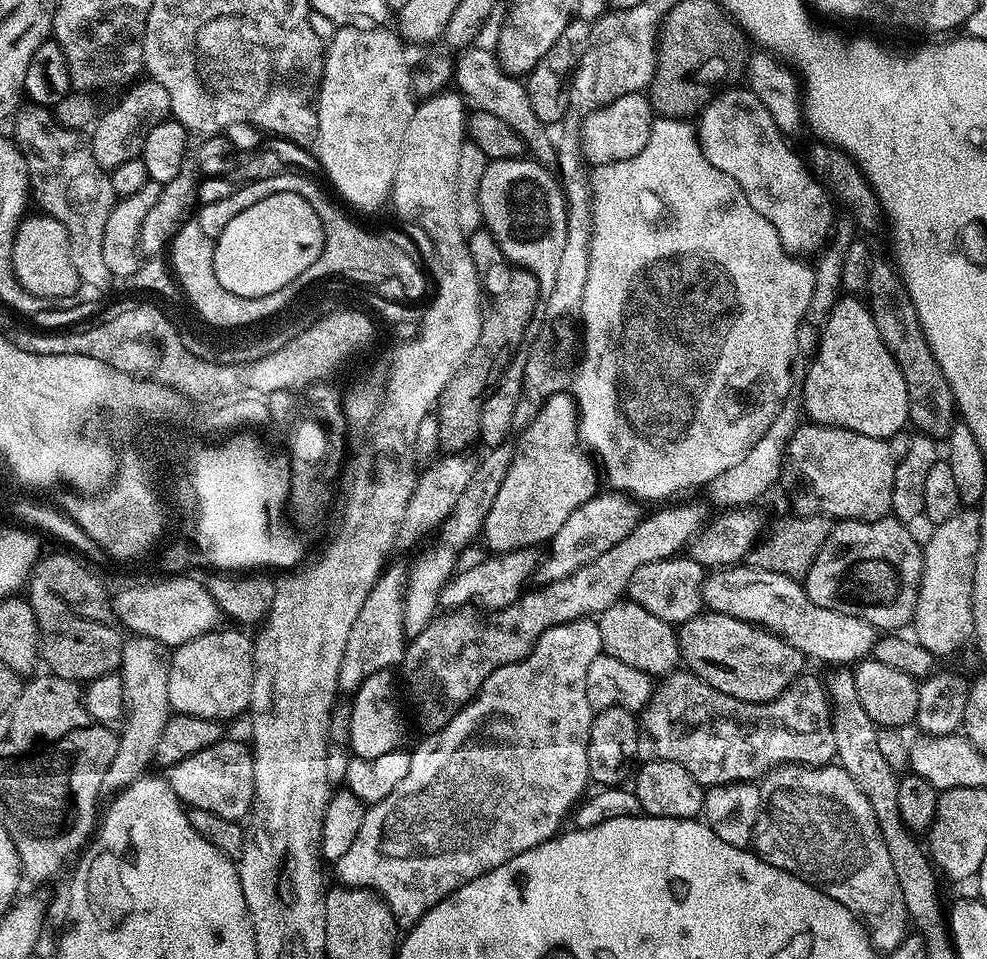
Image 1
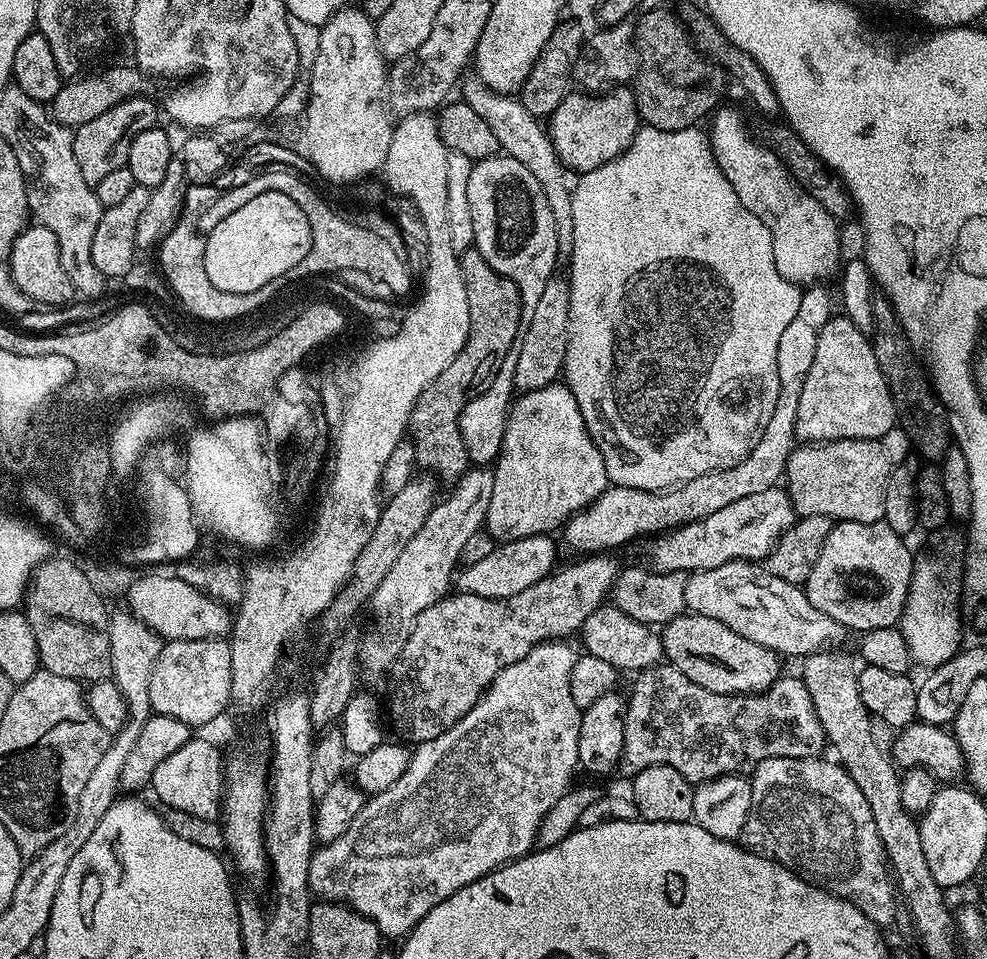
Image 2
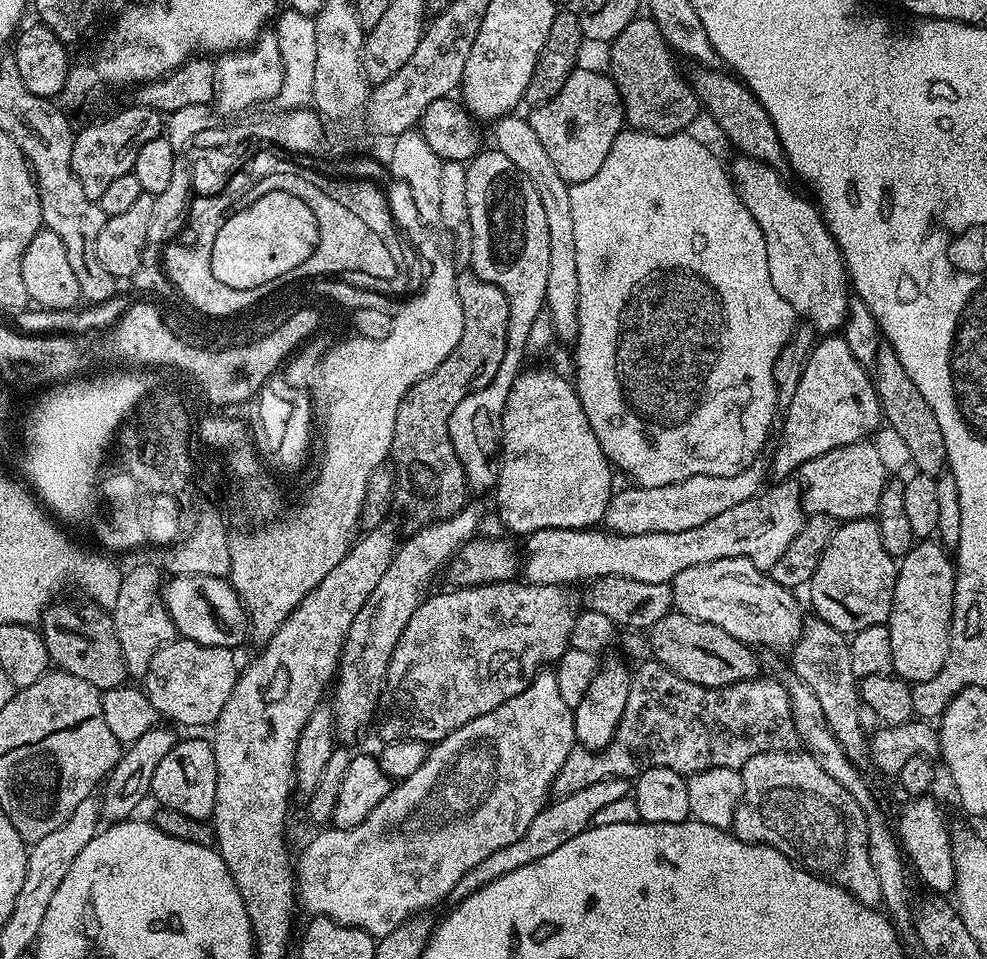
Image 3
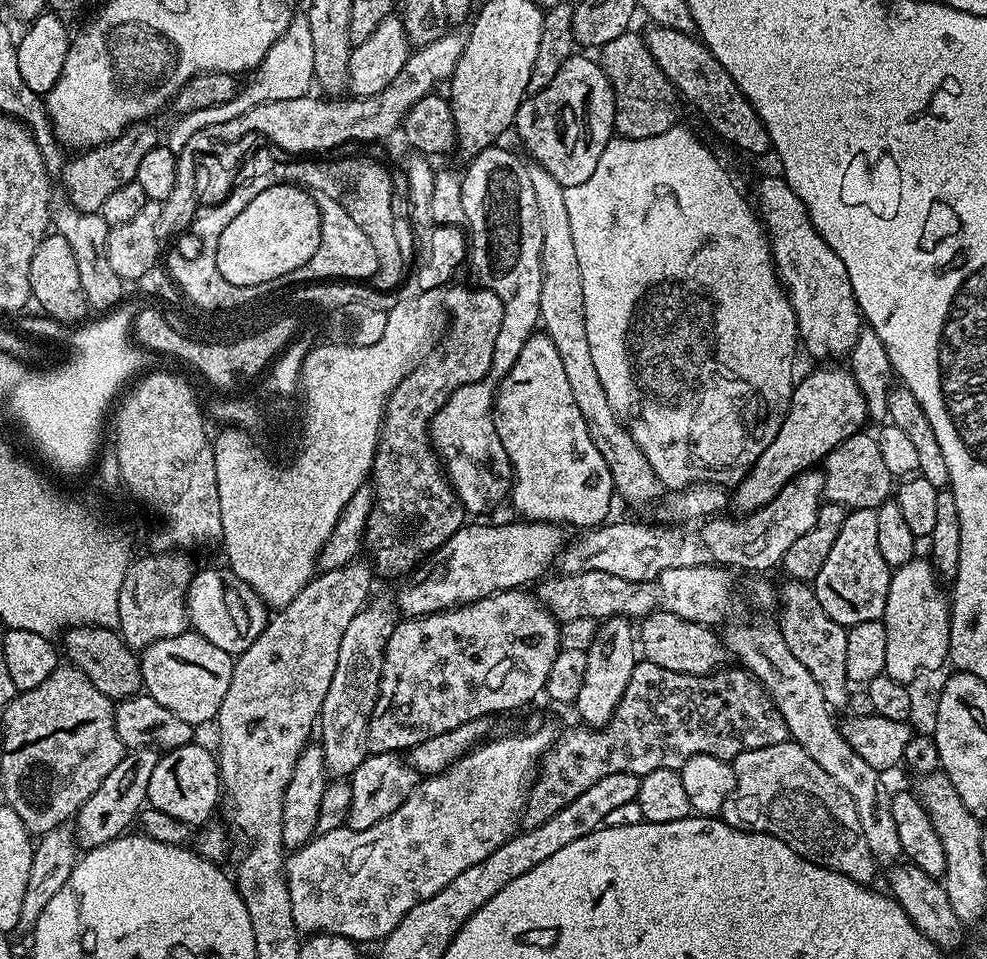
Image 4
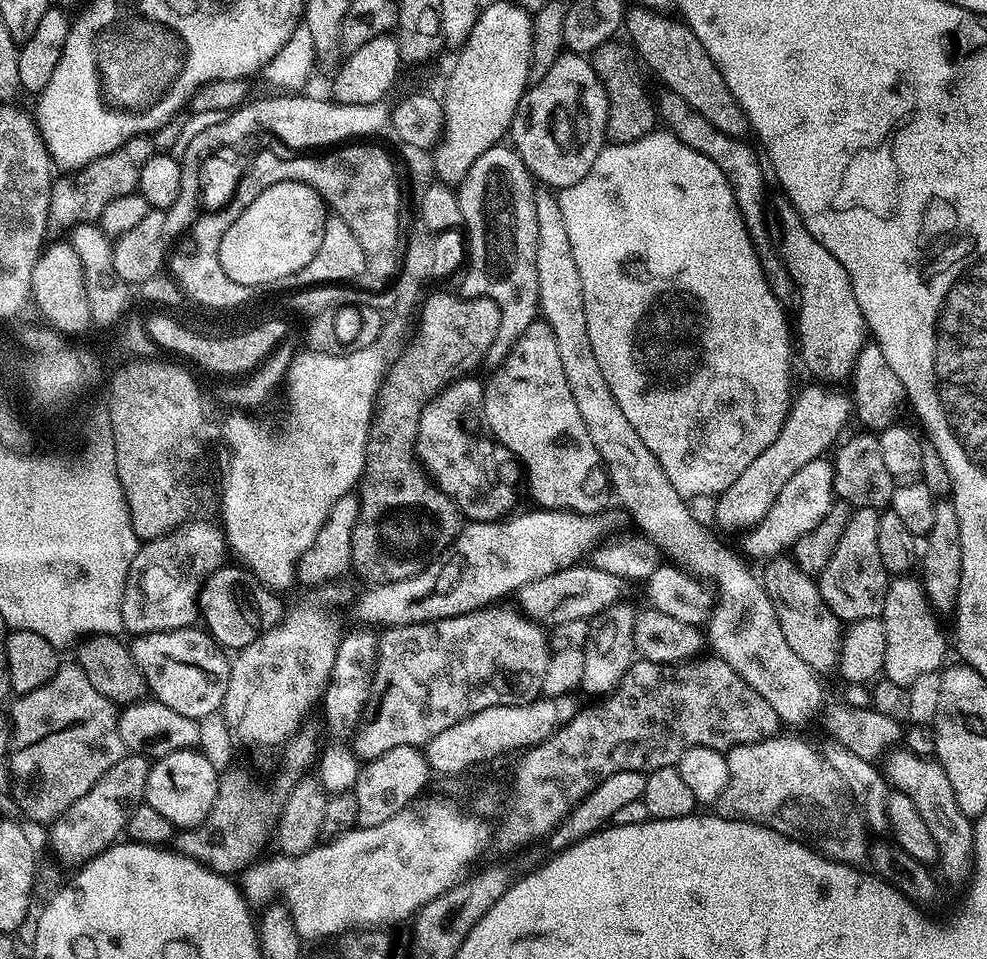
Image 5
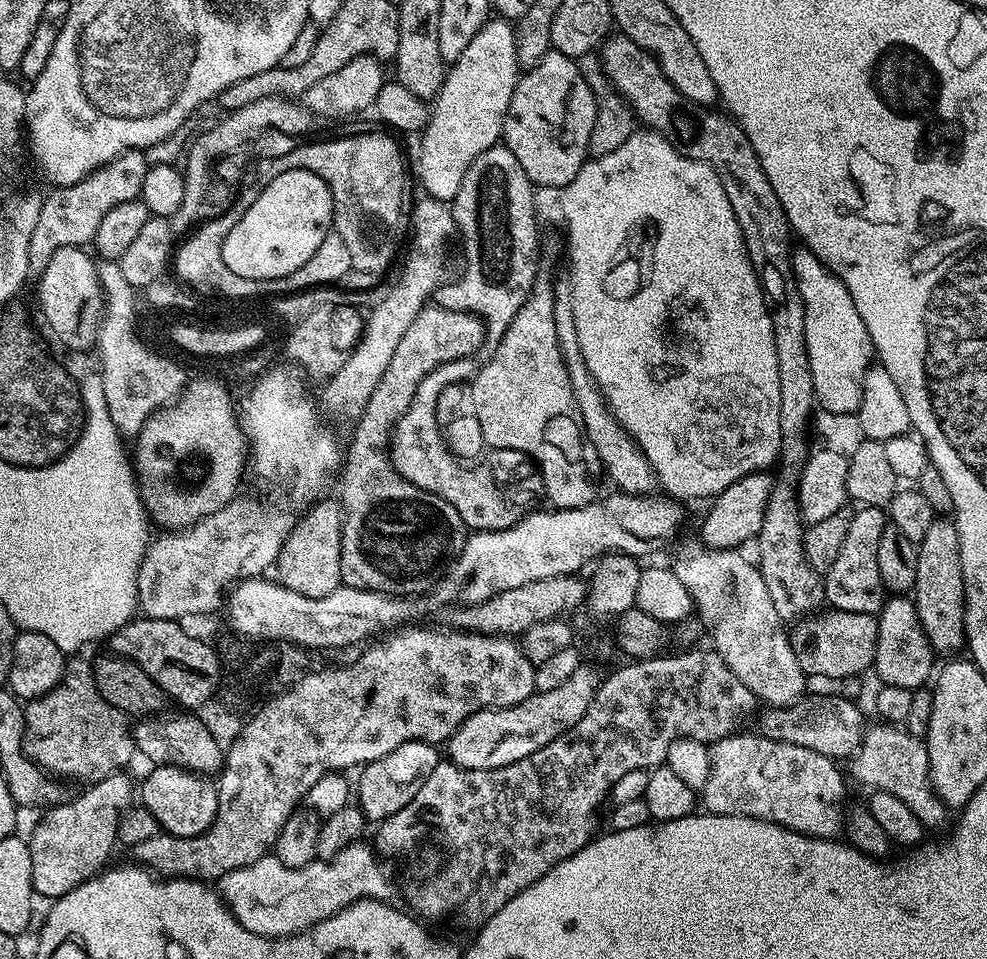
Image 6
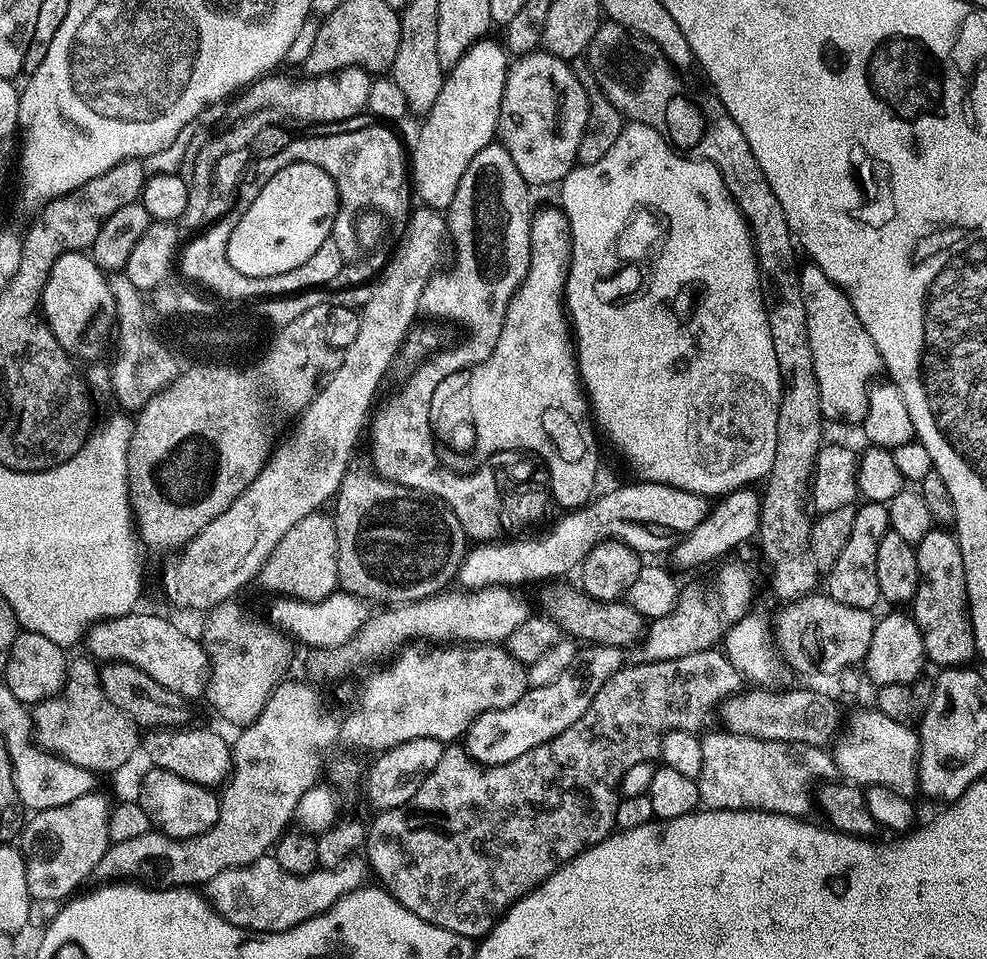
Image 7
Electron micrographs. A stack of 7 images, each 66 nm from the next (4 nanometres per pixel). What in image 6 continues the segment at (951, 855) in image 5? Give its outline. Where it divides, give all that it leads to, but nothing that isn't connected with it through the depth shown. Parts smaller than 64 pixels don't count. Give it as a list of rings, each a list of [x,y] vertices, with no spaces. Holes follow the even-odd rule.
[[[876,722],[876,725],[869,727],[865,731],[864,738],[860,742],[860,747],[852,753],[850,757],[852,763],[852,772],[864,784],[869,784],[869,789],[878,792],[889,792],[894,794],[894,798],[902,798],[902,802],[906,802],[906,806],[910,806],[920,823],[925,829],[940,828],[948,820],[950,809],[947,804],[932,789],[932,780],[928,777],[928,750],[927,747],[919,739],[909,734],[903,727]]]

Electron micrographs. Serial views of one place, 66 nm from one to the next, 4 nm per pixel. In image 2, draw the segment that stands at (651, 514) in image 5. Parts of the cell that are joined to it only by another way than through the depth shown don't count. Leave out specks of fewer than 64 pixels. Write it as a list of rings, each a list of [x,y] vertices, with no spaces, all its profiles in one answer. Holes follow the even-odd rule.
[[[465,77],[460,86],[463,103],[470,106],[476,114],[490,127],[494,133],[497,147],[516,162],[521,162],[526,170],[534,174],[538,184],[546,194],[546,202],[550,203],[550,210],[555,220],[555,230],[558,234],[558,246],[561,257],[568,258],[572,255],[573,230],[573,204],[569,184],[564,180],[565,171],[560,163],[559,156],[553,148],[551,137],[543,125],[532,116],[520,103],[519,99],[505,93],[496,93],[487,89],[479,77]]]

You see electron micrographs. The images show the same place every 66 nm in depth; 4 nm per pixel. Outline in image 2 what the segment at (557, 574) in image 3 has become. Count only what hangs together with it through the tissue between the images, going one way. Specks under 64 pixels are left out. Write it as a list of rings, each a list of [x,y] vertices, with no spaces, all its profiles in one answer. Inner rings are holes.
[[[780,486],[767,488],[762,490],[762,494],[749,494],[746,498],[738,498],[738,502],[730,502],[730,506],[724,506],[715,514],[710,514],[701,520],[695,520],[692,524],[683,524],[681,528],[671,529],[667,534],[661,535],[655,541],[657,544],[652,548],[652,562],[650,564],[655,571],[662,573],[691,574],[729,564],[731,560],[760,562],[770,555],[772,548],[779,543],[780,536],[792,524],[795,524],[797,519],[796,508],[792,505],[792,499],[789,498],[787,491]],[[532,535],[501,543],[492,552],[484,555],[468,568],[457,573],[454,580],[459,592],[472,593],[486,599],[505,600],[526,590],[535,582],[551,575],[555,569],[556,546],[551,535]]]

